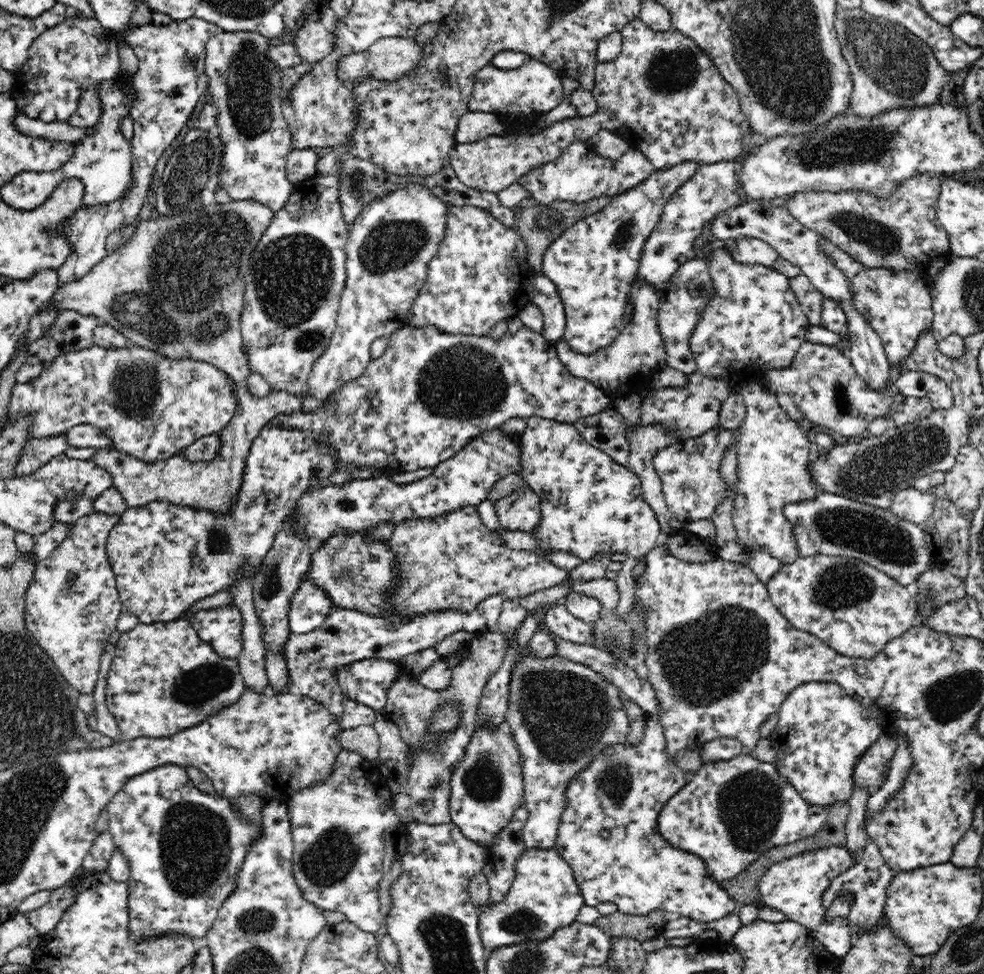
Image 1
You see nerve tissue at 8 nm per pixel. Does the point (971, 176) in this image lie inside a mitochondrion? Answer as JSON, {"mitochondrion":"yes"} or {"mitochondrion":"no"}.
{"mitochondrion":"no"}

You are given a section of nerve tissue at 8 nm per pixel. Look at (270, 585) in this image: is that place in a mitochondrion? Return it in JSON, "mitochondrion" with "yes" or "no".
{"mitochondrion":"yes"}

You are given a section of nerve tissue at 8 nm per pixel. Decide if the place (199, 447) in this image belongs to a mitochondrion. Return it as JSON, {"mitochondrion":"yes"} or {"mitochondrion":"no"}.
{"mitochondrion":"no"}

